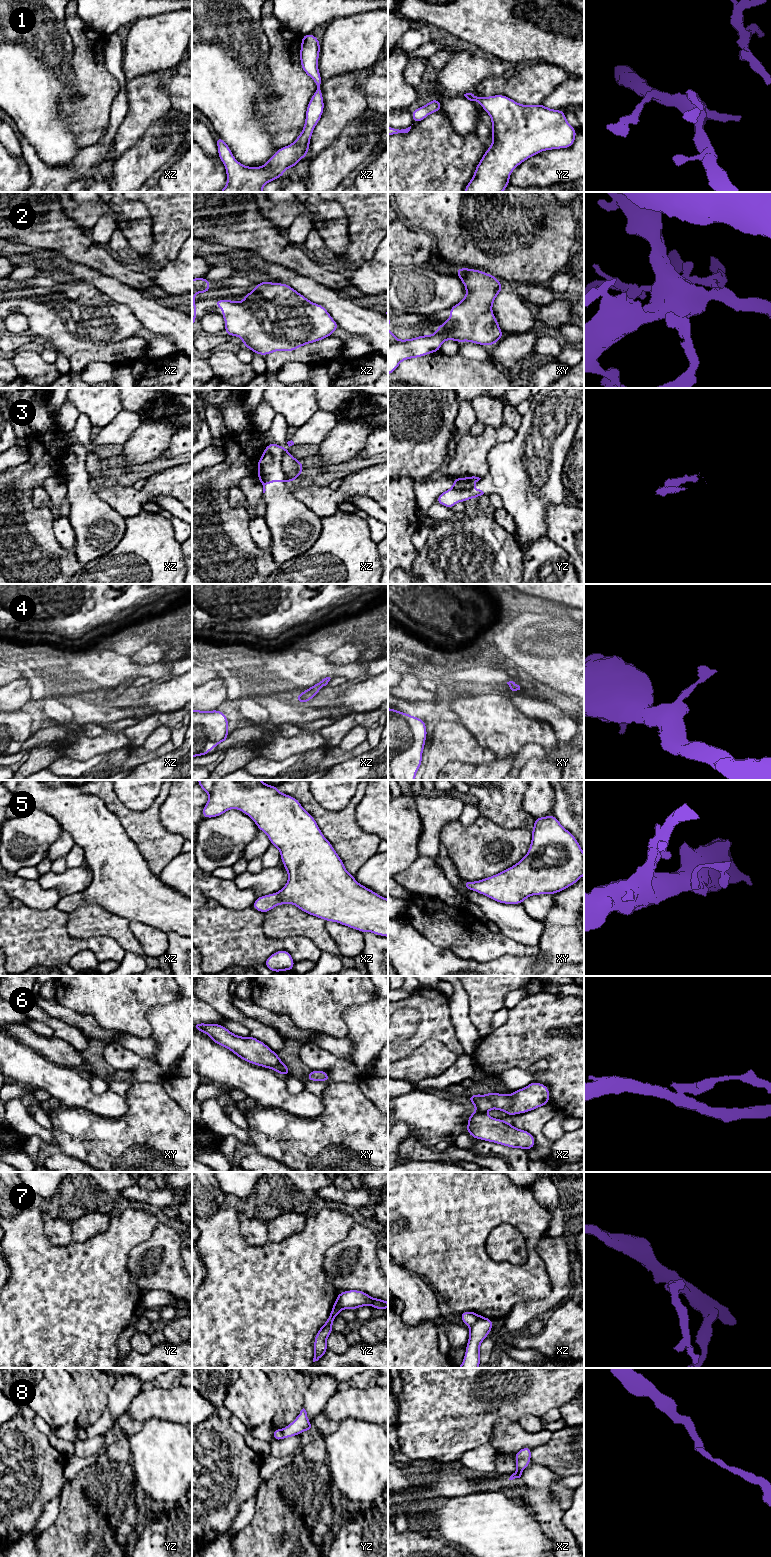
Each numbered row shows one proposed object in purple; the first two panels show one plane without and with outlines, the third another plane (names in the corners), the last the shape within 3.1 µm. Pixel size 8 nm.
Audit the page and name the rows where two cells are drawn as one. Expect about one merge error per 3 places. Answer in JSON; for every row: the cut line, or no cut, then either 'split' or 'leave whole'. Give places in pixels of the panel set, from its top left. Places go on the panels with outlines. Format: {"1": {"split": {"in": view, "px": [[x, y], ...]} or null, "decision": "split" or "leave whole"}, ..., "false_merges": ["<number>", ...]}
{"1": {"split": null, "decision": "leave whole"}, "2": {"split": null, "decision": "leave whole"}, "3": {"split": {"in": "xz", "px": [[286, 451], [282, 458], [282, 471], [289, 481]]}, "decision": "split"}, "4": {"split": null, "decision": "leave whole"}, "5": {"split": null, "decision": "leave whole"}, "6": {"split": {"in": "xz", "px": [[477, 1110], [484, 1113]]}, "decision": "split"}, "7": {"split": {"in": "yz", "px": [[337, 1295], [337, 1301], [341, 1309]]}, "decision": "split"}, "8": {"split": null, "decision": "leave whole"}, "false_merges": ["3", "6", "7"]}

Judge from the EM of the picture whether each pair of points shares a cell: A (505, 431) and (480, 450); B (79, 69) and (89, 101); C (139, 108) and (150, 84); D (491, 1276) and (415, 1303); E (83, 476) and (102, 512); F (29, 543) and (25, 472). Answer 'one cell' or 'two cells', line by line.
A: one cell
B: one cell
C: one cell
D: two cells
E: one cell
F: one cell

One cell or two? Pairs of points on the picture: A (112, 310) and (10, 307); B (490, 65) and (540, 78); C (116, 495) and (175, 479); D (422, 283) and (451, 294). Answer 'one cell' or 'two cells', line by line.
A: one cell
B: two cells
C: one cell
D: one cell

